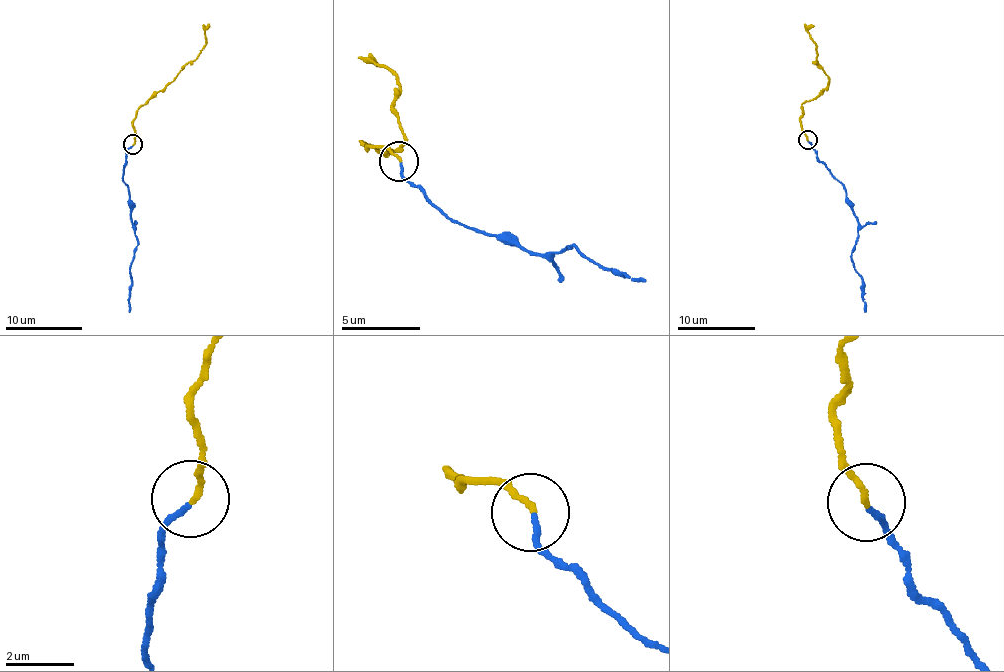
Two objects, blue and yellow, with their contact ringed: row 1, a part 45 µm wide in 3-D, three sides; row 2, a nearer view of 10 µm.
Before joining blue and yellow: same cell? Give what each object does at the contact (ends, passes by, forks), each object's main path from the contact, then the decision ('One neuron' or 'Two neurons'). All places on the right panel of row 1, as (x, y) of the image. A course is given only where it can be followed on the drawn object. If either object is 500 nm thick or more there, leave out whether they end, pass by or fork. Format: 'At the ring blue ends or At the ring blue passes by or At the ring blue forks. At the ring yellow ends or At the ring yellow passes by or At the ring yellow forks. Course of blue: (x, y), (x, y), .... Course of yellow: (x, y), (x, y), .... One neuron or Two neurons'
At the ring blue ends. At the ring yellow ends. Course of blue: (807, 141), (844, 187), (846, 203), (857, 218), (858, 238), (852, 257), (854, 270), (861, 278), (866, 311). Course of yellow: (807, 139), (800, 116), (801, 105), (820, 96), (829, 83), (816, 57), (816, 42), (809, 30), (814, 24). Two neurons

